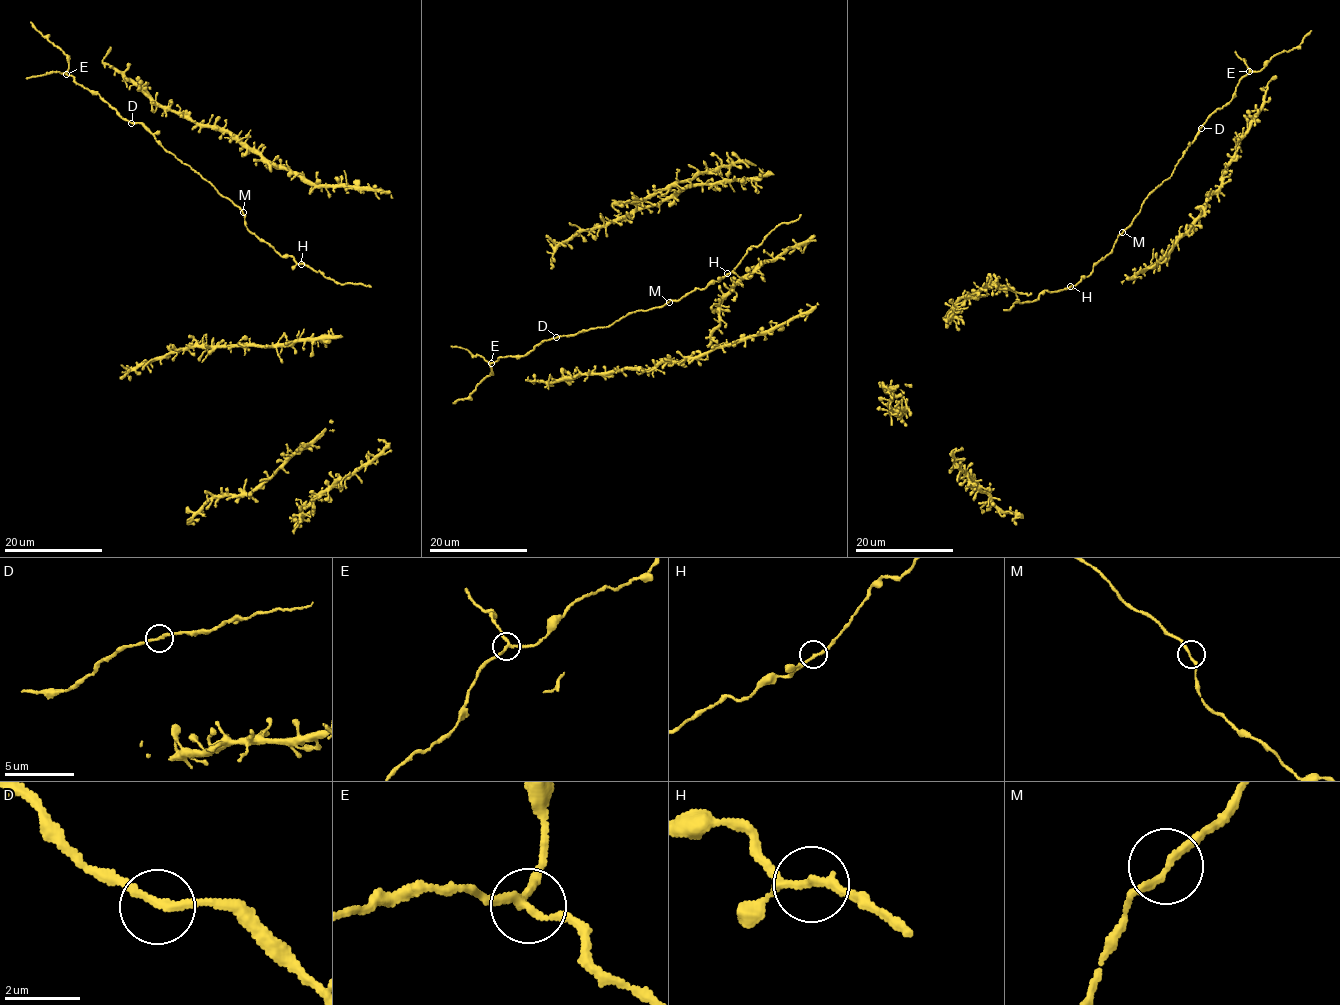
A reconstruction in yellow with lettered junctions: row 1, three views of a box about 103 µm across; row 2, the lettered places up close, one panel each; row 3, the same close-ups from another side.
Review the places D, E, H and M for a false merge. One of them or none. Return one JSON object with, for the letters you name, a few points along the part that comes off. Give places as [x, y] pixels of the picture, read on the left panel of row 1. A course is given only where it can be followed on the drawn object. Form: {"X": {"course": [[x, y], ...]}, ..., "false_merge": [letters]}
{"E": {"course": [[66, 74], [68, 59], [30, 21]]}, "false_merge": ["E"]}

